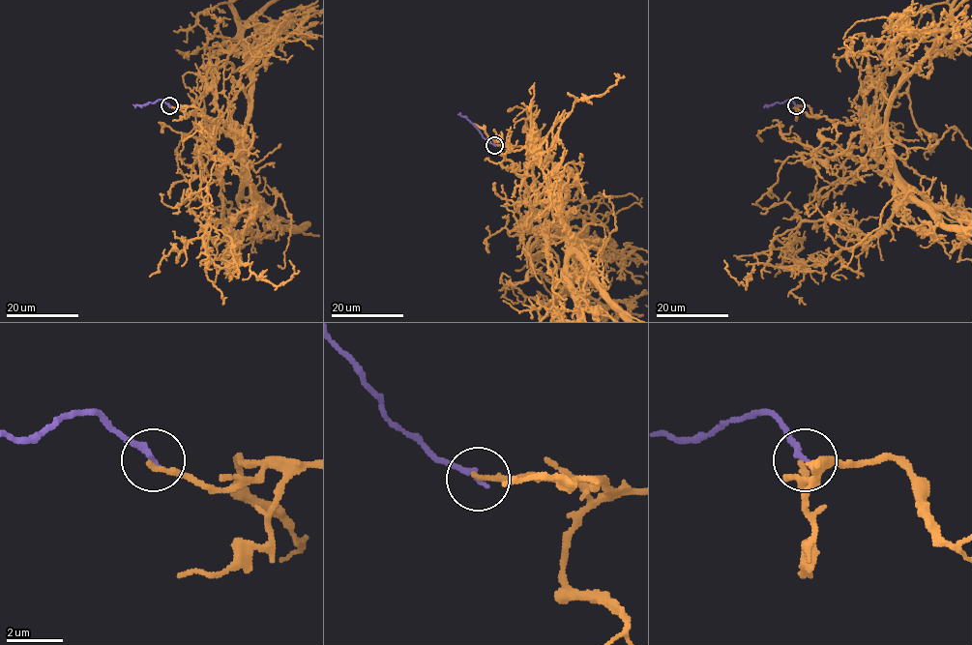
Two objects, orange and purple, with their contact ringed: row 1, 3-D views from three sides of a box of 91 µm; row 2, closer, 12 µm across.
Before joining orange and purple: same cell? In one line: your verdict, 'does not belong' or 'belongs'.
does not belong

